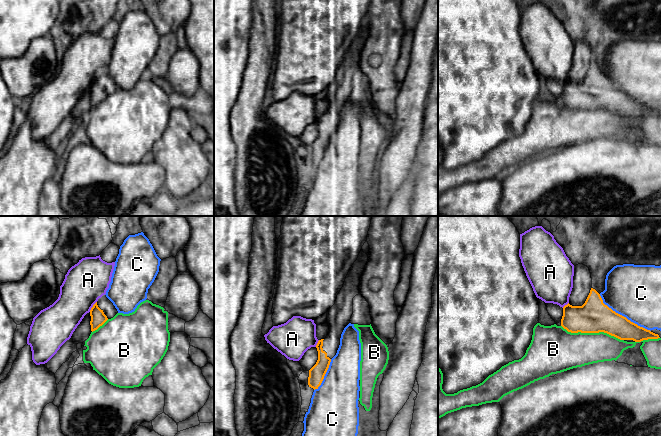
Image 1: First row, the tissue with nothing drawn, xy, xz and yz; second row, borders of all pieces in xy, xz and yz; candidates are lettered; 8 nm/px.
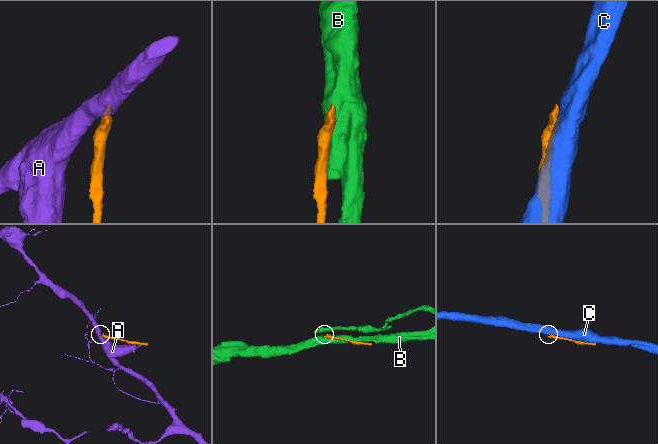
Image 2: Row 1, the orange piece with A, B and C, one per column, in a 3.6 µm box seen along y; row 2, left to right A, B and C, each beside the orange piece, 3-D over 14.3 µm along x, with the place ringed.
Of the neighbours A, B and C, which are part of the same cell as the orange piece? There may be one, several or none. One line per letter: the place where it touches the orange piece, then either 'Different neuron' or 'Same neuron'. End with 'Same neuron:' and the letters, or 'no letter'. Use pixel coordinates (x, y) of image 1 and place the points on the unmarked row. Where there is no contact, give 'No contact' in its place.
A: Touches orange at xy (93, 82). Different neuron
B: Touches orange at yz (592, 108). Different neuron
C: Touches orange at yz (623, 92). Different neuron
Same neuron: no letter

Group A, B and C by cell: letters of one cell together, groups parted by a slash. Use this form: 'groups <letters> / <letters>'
groups A / B / C

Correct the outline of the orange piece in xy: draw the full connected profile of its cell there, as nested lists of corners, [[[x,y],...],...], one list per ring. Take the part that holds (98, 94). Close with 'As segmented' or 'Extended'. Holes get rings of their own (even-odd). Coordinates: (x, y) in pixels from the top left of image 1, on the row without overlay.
[[[103,71],[90,86],[91,107],[93,108],[97,106],[108,95],[113,94],[117,89],[118,87],[113,79],[106,73],[106,71]]]. Extended

